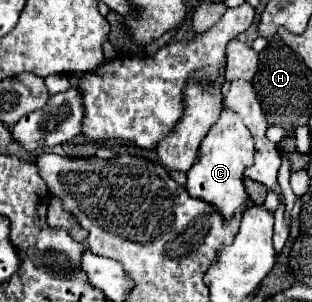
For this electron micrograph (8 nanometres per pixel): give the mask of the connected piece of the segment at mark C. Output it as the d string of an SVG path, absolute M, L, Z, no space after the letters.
M222 109L218 123L212 125L212 129L198 147L196 163L186 173L188 193L192 197L214 203L214 207L218 205L220 213L230 219L238 211L238 207L248 207L248 195L244 191L242 177L244 177L244 167L252 163L252 155L254 155L254 139L250 131L236 113Z

